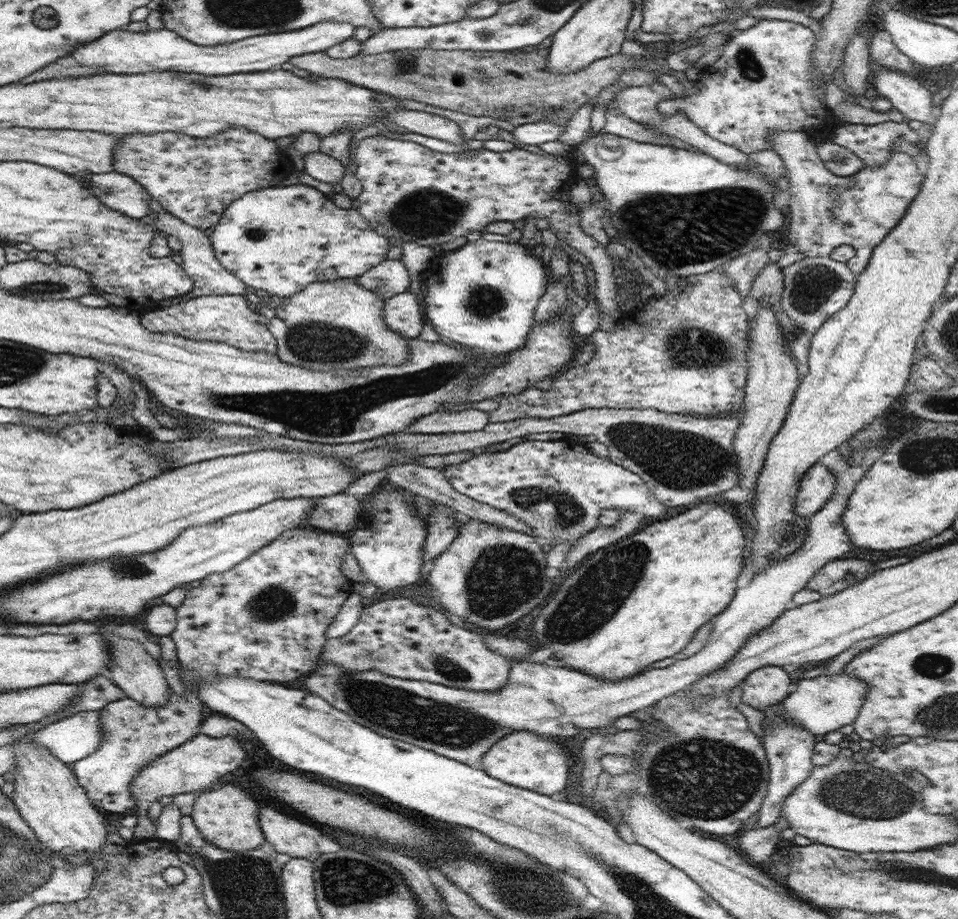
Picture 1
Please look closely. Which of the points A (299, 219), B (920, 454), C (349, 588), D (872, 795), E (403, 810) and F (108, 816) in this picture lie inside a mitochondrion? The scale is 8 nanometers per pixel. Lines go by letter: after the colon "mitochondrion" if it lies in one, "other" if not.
A: other
B: mitochondrion
C: other
D: mitochondrion
E: other
F: other

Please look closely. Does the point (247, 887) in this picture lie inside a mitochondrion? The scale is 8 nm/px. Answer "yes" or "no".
yes

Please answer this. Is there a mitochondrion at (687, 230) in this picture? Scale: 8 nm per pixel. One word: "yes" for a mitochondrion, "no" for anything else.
yes

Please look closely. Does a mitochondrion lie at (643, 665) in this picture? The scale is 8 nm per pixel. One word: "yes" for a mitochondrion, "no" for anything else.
no

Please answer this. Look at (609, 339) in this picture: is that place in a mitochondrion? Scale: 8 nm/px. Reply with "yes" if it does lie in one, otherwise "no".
no

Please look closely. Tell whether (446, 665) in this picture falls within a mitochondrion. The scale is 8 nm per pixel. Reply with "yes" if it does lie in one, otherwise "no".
yes

